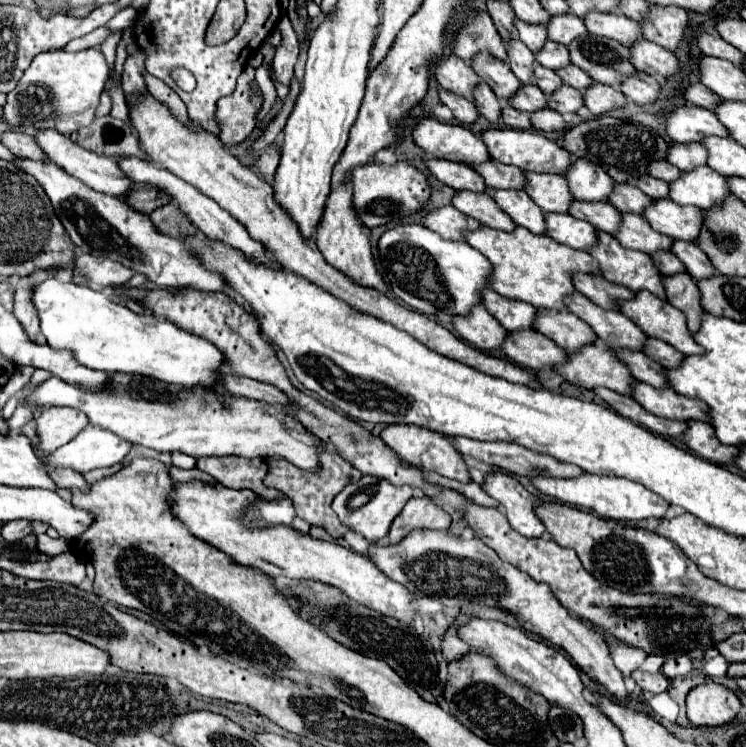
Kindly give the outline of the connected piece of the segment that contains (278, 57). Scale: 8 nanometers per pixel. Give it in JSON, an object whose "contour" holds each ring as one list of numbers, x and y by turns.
{"contour":[[286,15,280,19,278,27,282,33,282,43,278,45,274,55,274,71,276,71,276,79,288,85,294,75,294,65,298,59,298,37]]}

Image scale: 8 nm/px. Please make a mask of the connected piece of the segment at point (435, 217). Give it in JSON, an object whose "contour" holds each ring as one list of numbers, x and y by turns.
{"contour":[[448,205,448,207,440,207,434,211,428,211,422,217,422,225,428,227,430,231,436,231,438,235,442,235,444,239,456,239,456,241,464,241,462,231,464,229,474,229,480,223,464,213,460,213,456,207]]}

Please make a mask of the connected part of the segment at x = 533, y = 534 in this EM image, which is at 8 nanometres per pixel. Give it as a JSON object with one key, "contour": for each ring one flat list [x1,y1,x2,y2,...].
{"contour":[[490,475,486,477,484,491,500,501,500,511,508,517,512,527,530,539,538,539,546,533,544,523,536,515,536,507,540,505,540,499,528,493,514,477,508,475]]}

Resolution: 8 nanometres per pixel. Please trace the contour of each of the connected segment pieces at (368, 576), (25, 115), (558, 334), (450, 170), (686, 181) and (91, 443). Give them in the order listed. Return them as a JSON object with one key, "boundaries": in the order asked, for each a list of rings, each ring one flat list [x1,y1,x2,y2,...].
{"boundaries":[[[198,479,172,483,172,487,174,491,170,499,174,517,180,519,192,535,224,551,236,563,254,567,270,577,286,577,294,583,312,579,332,585,340,589,344,595,348,595,352,601,380,615,412,623,416,615,416,609,412,605,414,595,408,593,408,589,404,589,400,583,384,577,382,571,376,571,376,565,368,557,352,553,350,549,338,543,328,543,312,539,310,535,300,535,292,527,270,527,268,531,248,531,242,525,242,517,248,503,252,503,252,497,256,497,254,491,250,489,234,491,220,483,206,483]],[[84,49,78,53,40,53,24,71,16,89,8,93,2,119,14,129,20,127,20,121,26,121,26,127,56,129,70,135,94,121,94,111,100,103,106,79,108,63,98,49]],[[538,309,534,327,538,333,552,339,558,347,572,353,578,351,582,345,594,343,596,335,580,317,572,315,570,311,548,311]],[[424,159,426,169,442,183,446,183,448,187,462,191,462,189,470,189,470,191,486,191,484,181,480,179,480,175,476,175,468,165,464,163,456,163,456,161,444,161,444,159]],[[706,165,680,173,680,177,668,187,670,199,674,203,694,205,698,209,710,209,712,205,722,203,726,195,730,195,724,177]],[[88,425,70,443,46,455,46,461,84,473,96,467,112,467,116,463,122,463,130,449,132,443,120,439,116,433]]]}

